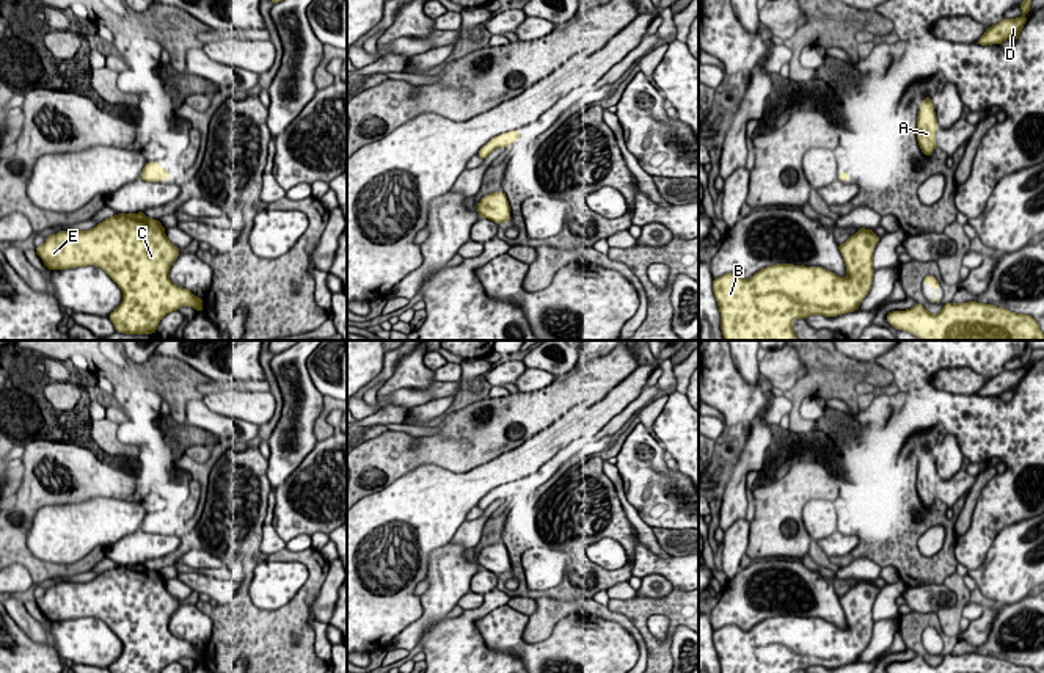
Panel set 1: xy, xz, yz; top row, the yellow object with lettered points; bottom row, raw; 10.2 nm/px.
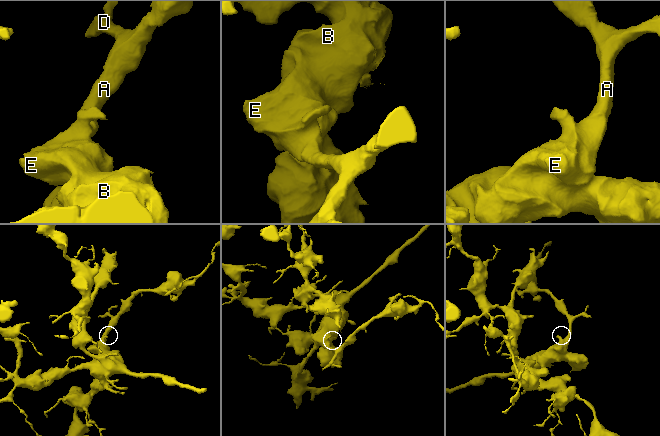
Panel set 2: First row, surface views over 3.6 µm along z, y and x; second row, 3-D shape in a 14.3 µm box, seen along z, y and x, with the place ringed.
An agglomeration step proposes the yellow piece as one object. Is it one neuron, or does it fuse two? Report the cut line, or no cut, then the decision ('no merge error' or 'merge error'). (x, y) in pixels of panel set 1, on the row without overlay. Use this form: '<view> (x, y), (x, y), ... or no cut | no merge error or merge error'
no cut | no merge error

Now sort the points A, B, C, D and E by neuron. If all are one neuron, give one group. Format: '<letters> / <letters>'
A B C D E

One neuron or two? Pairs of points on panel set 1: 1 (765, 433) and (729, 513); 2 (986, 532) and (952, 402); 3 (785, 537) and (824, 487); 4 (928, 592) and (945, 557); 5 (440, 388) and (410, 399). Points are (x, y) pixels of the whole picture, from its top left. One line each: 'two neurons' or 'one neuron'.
1: one neuron
2: one neuron
3: one neuron
4: two neurons
5: one neuron

